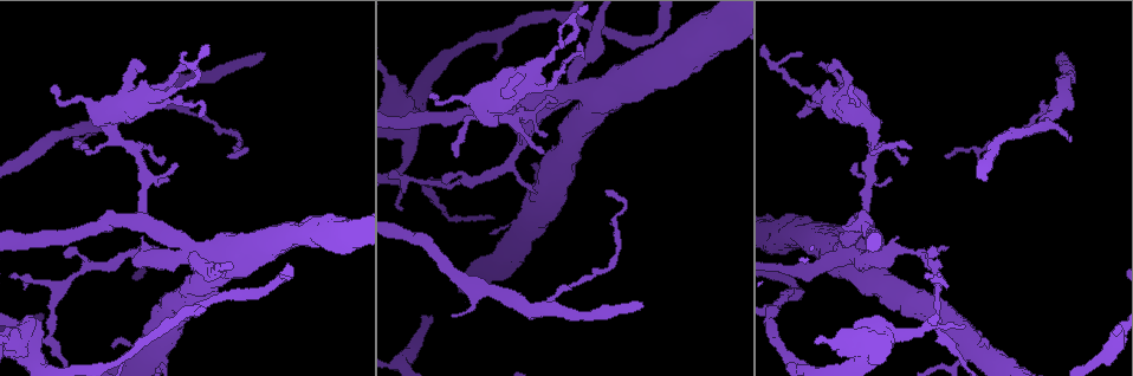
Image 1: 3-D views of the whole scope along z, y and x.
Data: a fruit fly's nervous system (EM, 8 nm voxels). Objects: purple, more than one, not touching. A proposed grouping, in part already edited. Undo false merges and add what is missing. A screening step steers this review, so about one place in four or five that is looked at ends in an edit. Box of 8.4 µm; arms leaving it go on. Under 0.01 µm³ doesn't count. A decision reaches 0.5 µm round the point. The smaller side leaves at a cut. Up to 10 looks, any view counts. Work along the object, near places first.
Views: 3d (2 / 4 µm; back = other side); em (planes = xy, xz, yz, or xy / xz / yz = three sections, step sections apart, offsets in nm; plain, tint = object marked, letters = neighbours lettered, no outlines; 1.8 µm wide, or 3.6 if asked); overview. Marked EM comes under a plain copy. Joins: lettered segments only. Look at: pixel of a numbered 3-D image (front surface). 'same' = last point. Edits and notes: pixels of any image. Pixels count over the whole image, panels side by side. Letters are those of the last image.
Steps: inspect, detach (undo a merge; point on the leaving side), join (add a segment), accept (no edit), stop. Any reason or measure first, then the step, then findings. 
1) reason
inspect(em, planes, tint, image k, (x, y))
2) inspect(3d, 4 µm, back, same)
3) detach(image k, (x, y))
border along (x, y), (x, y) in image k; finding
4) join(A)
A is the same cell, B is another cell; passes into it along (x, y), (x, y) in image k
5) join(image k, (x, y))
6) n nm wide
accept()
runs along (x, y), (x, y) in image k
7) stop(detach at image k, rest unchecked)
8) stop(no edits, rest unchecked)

branch stops here
inspect(em, 3.6 µm, planes, tint, image 1, (1063, 53))

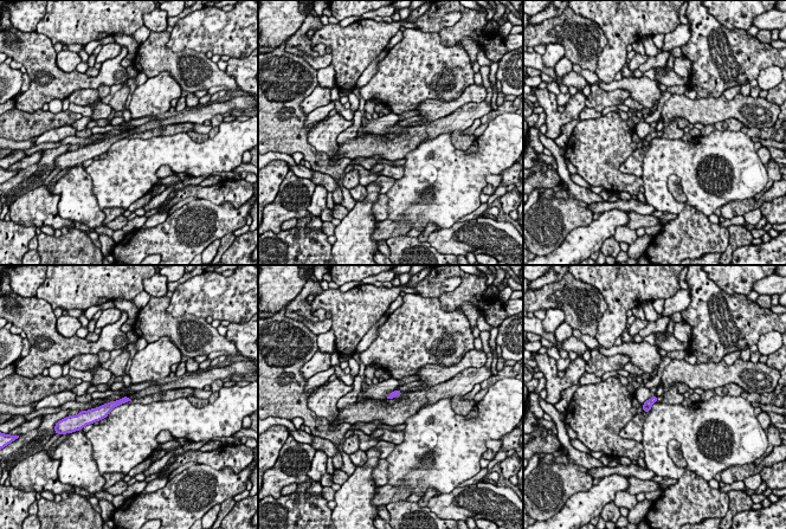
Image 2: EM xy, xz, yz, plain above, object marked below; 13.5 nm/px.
what lies round it
inspect(em, 3.6 µm, planes, letters, same)

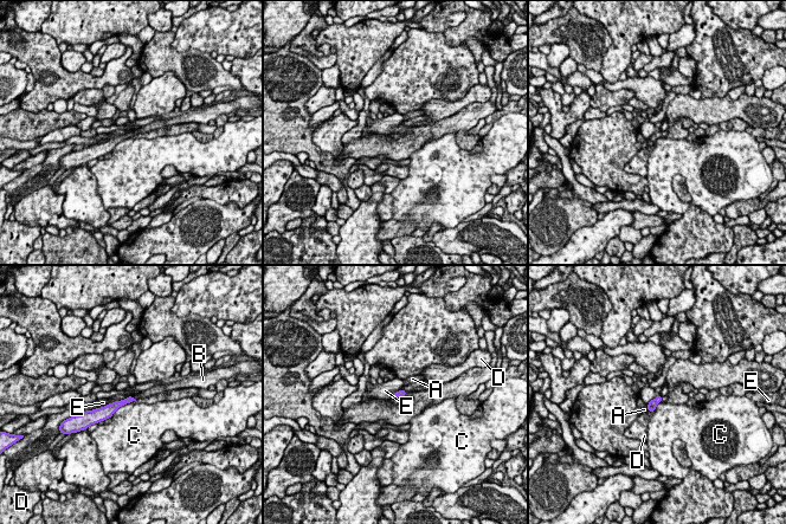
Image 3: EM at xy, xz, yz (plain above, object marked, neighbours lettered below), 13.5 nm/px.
join(B)
B is the same cell, A, C, D and E are other cells; passes into it along (400, 393), (404, 392), (410, 388) in image 3; it goes on there

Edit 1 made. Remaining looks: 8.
thin arm on a thick one
inspect(3d, 4 µm, image 1, (112, 115))

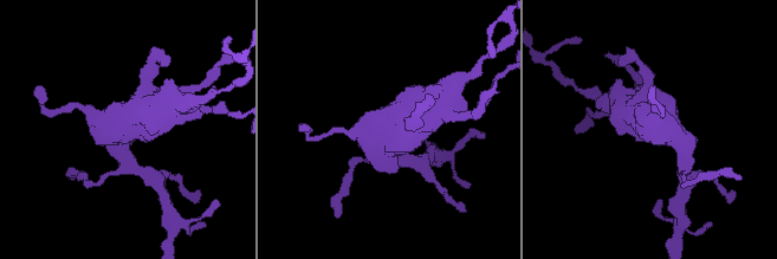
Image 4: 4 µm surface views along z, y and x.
3 arms
inspect(em, 3.6 µm, planes, letters, image 4, (669, 132))

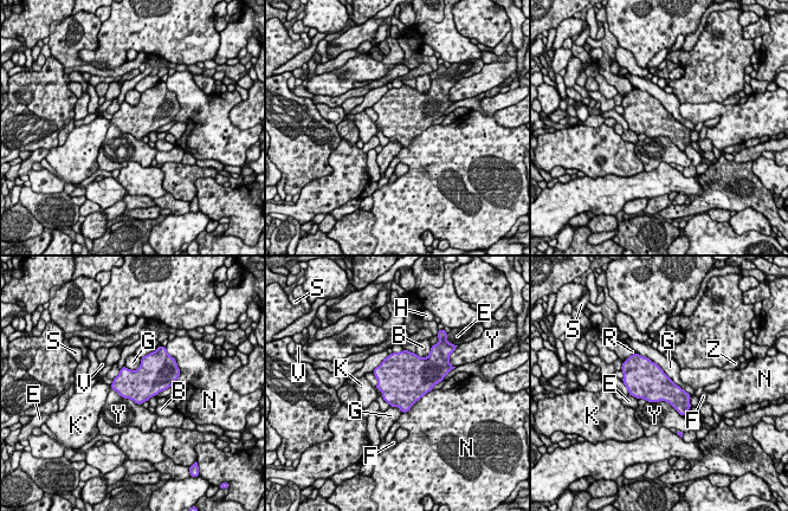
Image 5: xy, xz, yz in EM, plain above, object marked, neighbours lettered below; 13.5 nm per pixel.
accept()
B, E, F, G, H, K, N, R, S, V, Y and Z are other cells; border along (647, 401), (667, 401), (684, 416) in image 5; all the same neuron

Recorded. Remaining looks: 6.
inspect(3d, 4 µm, image 1, (535, 192))

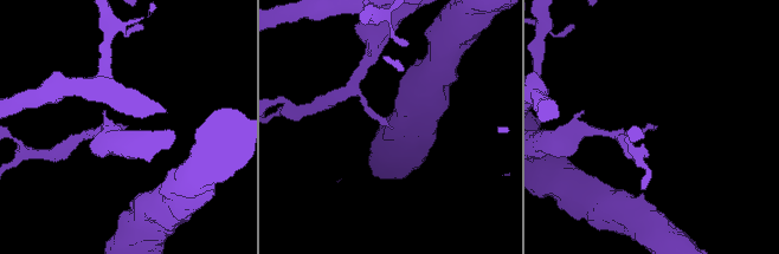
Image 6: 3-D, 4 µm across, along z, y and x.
inspect(em, yz, step 16, tint, image 6, (123, 128))

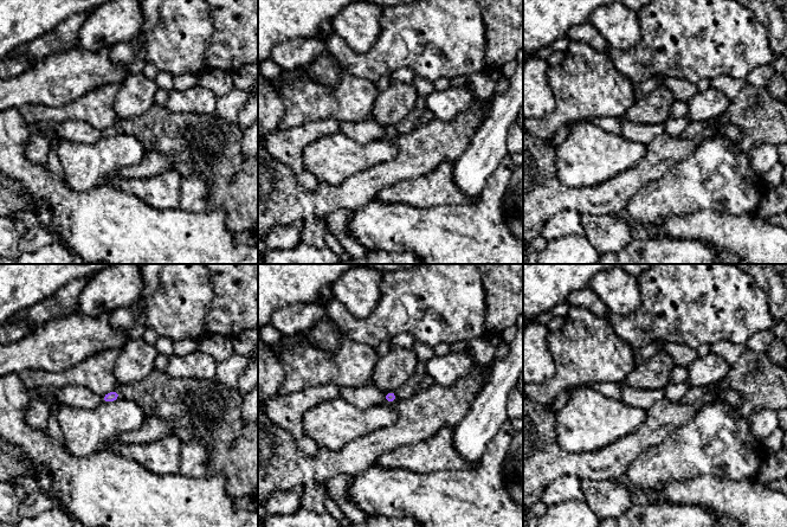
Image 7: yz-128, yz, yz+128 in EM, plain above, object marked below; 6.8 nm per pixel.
what lies round it
inspect(em, yz, step 16, letters, same)

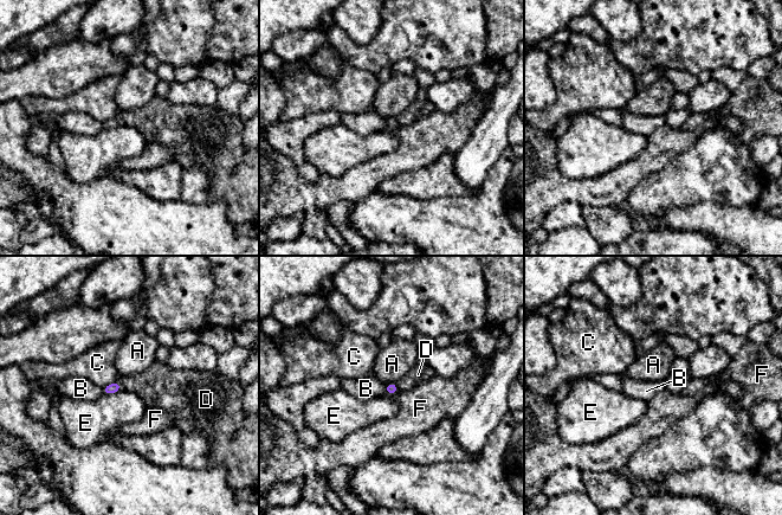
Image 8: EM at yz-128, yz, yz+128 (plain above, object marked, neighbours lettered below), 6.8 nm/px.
70 nm wide; E touches over 140 nm
accept()
A, B, C, D, E and F are other cells; none of them fits

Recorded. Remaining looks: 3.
thick turns thin
inspect(3d, 4 µm, image 1, (196, 251))

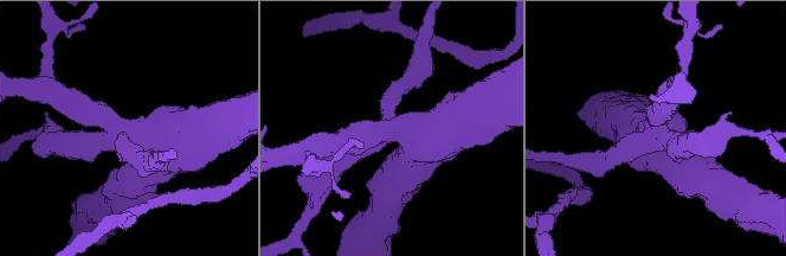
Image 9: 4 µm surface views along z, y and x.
inspect(em, 3.6 µm, xy, step 4, tint, image 9, (391, 129))

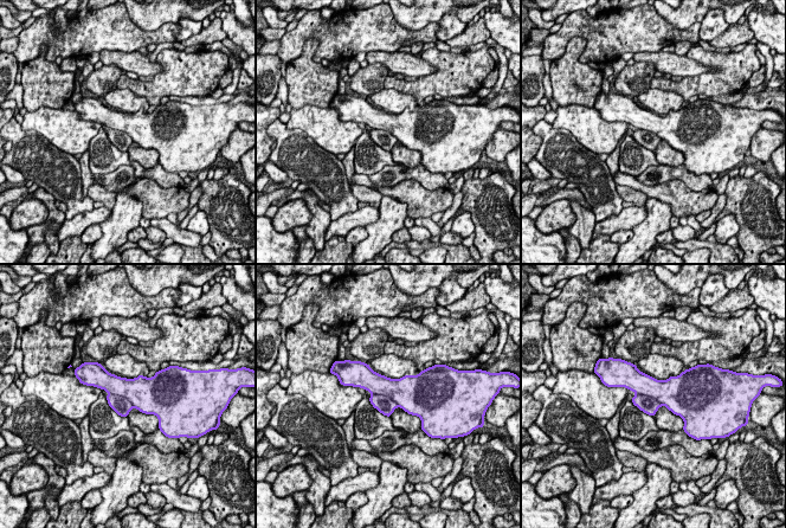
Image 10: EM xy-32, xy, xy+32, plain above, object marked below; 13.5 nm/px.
cut it another way
inspect(em, 3.6 µm, planes, letters, same)

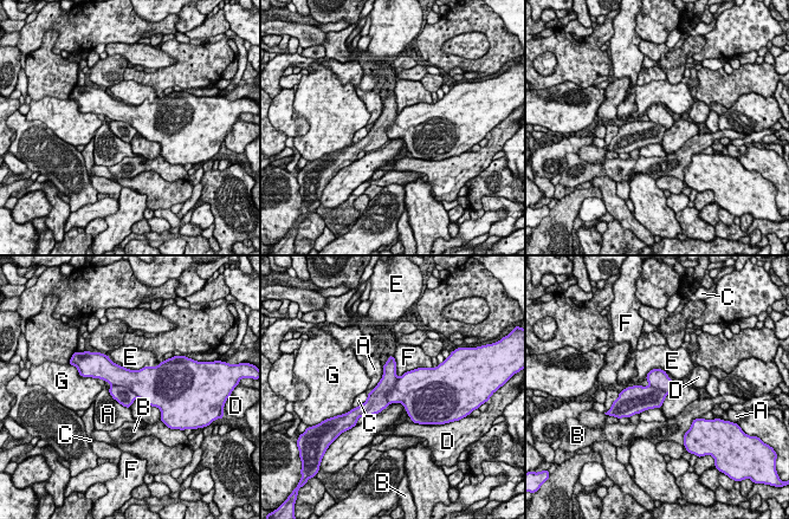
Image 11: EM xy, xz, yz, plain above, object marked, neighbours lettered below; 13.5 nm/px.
340 nm wide
detach(image 11, (124, 396))
A, B, C, D, E, F and G are other cells; border along (111, 384), (127, 387), (137, 396) in image 11; a second neuron is stuck on

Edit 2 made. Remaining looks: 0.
stop(join at image 3, detach at image 11, rest unchecked)

